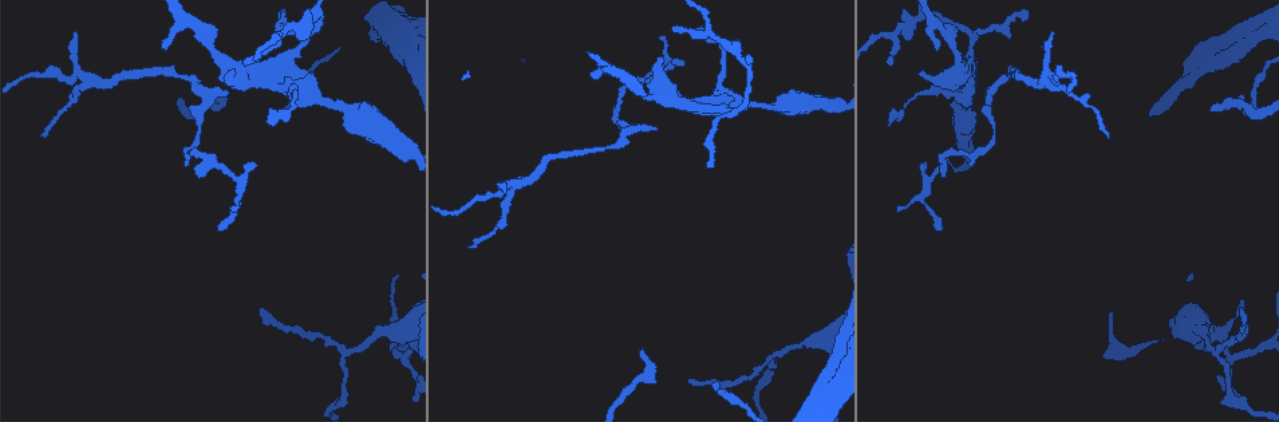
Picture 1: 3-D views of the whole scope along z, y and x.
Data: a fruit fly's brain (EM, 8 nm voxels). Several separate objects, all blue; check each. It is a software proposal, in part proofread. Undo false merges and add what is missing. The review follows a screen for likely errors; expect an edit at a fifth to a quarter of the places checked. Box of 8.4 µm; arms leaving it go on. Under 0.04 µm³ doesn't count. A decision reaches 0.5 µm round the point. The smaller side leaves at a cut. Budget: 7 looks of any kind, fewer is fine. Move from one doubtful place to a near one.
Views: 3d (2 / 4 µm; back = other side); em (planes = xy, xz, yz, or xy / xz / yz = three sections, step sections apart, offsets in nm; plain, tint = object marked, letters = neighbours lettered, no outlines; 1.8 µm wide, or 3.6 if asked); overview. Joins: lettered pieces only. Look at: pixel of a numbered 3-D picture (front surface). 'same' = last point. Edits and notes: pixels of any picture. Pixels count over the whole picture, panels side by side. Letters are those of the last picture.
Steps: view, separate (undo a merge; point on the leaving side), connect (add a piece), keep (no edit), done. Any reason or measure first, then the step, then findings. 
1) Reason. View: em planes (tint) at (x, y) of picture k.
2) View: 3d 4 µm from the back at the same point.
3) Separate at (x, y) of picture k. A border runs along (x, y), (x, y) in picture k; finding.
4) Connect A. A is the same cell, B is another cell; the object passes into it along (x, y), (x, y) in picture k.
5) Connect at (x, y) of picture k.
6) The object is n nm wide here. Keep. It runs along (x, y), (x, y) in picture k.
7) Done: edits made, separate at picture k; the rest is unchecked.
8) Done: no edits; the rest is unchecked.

Tapers out. View: 3d 2 µm at (662, 37) of picture 1.

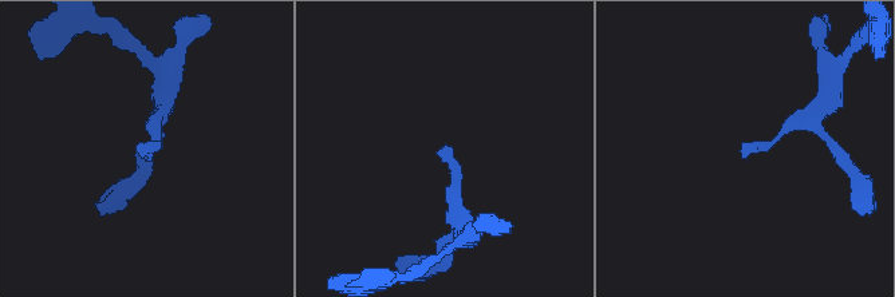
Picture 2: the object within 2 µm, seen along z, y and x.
Now the EM. View: em planes (letters) at (146, 152) of picture 2.

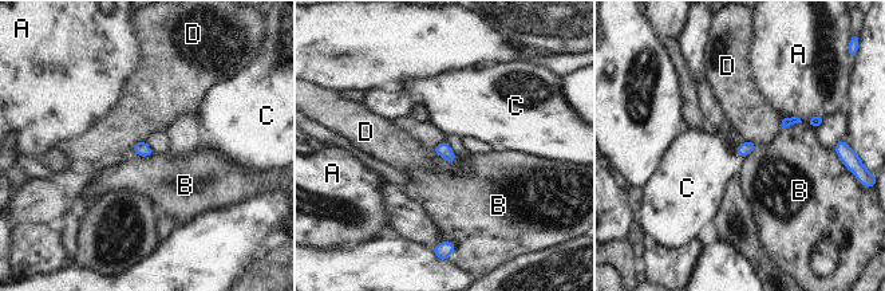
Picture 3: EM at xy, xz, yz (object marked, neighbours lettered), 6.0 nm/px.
Connect C. C is the same cell, A, B and D are other cells; the object passes into it along (749, 146), (739, 154), (699, 165) in picture 3; the neuron continues.

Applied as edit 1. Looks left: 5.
Redraw. View: overview.

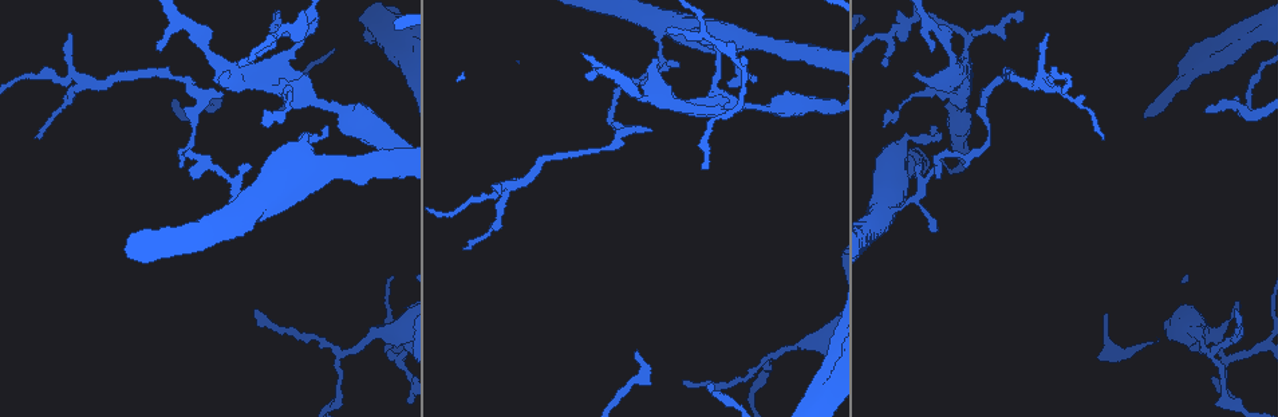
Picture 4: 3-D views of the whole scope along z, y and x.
Free end. View: em 3.6 µm yz step 4 (letters) at (257, 309) of picture 4.

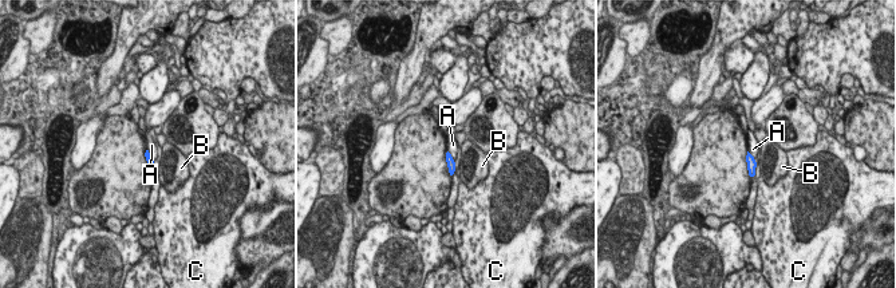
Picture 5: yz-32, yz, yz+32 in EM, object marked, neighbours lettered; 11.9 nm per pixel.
Cut it another way. View: em 3.6 µm planes (letters) at the same point.

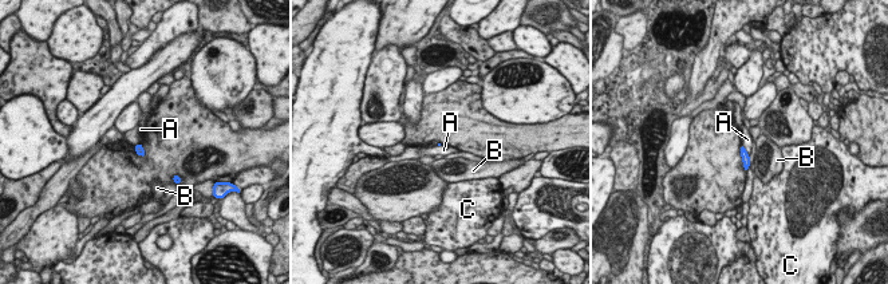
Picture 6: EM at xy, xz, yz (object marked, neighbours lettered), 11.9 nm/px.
Keep. A, B and C are other cells; none of them fits.

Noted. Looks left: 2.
Four-way junction. View: 3d 4 µm at (818, 341) of picture 4.

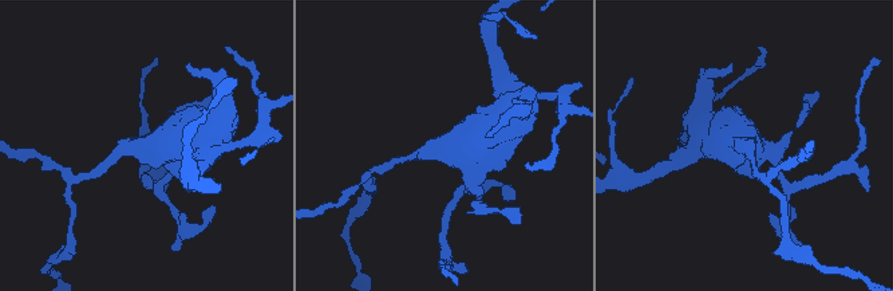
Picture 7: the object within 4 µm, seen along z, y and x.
4 arms meet here. View: em 3.6 µm planes (letters) at (442, 150) of picture 7.

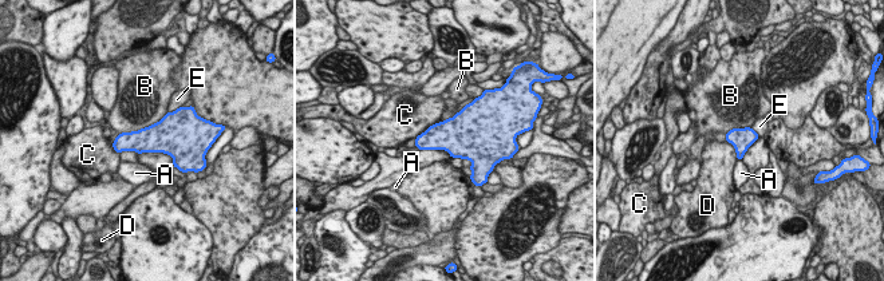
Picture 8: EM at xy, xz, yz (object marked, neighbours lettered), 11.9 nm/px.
Keep. A, B, C, D and E are other cells; one neuron here.

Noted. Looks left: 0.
Done: edits made, connect at picture 3; the rest is unchecked.

